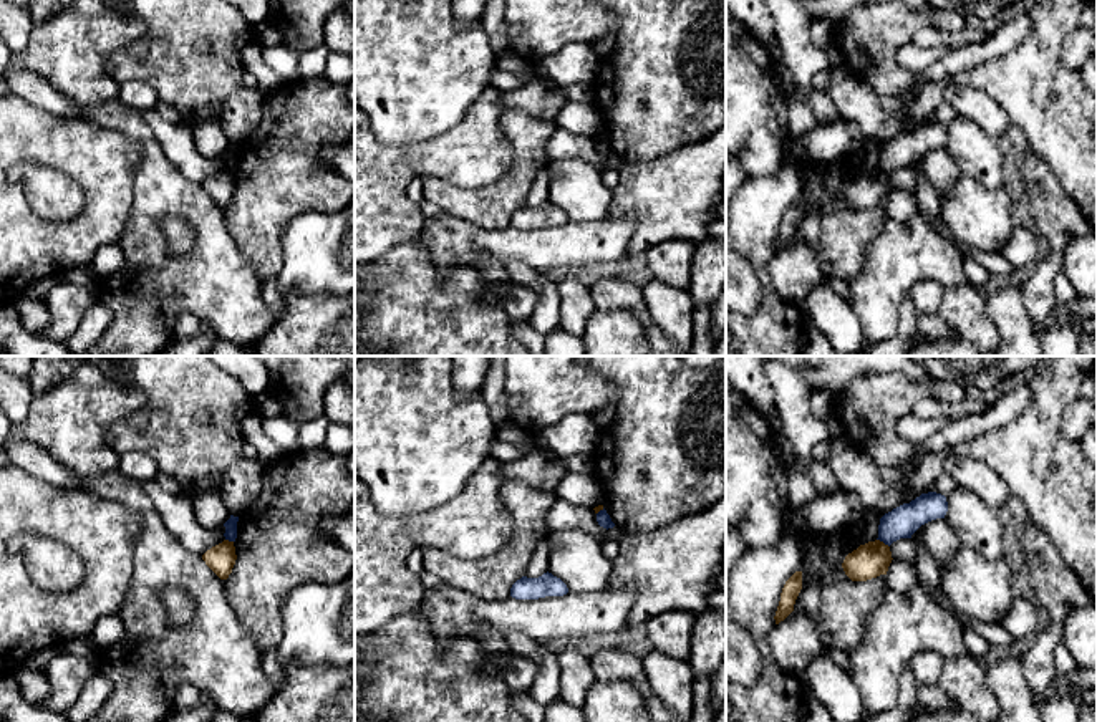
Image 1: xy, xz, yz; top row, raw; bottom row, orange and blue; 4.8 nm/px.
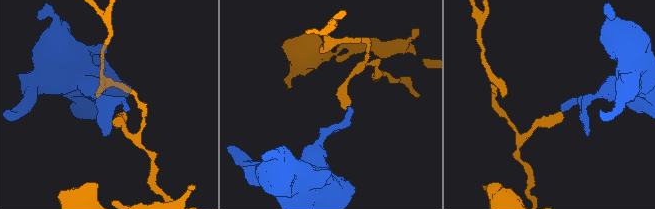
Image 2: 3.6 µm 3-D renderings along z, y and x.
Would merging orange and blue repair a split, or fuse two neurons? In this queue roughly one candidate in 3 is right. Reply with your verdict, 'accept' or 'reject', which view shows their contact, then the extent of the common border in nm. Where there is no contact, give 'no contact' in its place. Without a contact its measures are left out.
reject | yz | 80 nm

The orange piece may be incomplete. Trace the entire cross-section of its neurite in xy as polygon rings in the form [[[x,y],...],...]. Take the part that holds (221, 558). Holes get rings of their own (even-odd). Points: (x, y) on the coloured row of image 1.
[[[224,540],[212,546],[202,560],[220,580],[227,580],[237,560],[234,542]]]

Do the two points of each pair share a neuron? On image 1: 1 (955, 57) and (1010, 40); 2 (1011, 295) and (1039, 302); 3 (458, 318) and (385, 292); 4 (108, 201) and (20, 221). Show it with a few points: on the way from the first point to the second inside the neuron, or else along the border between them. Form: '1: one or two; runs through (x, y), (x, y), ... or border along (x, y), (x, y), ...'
1: one; runs through (968, 55), (985, 52), (996, 43)
2: two; border along (1019, 285), (1023, 305), (1038, 333)
3: one; runs through (439, 318), (420, 318), (403, 302)
4: one; runs through (86, 222), (78, 231), (42, 231)

